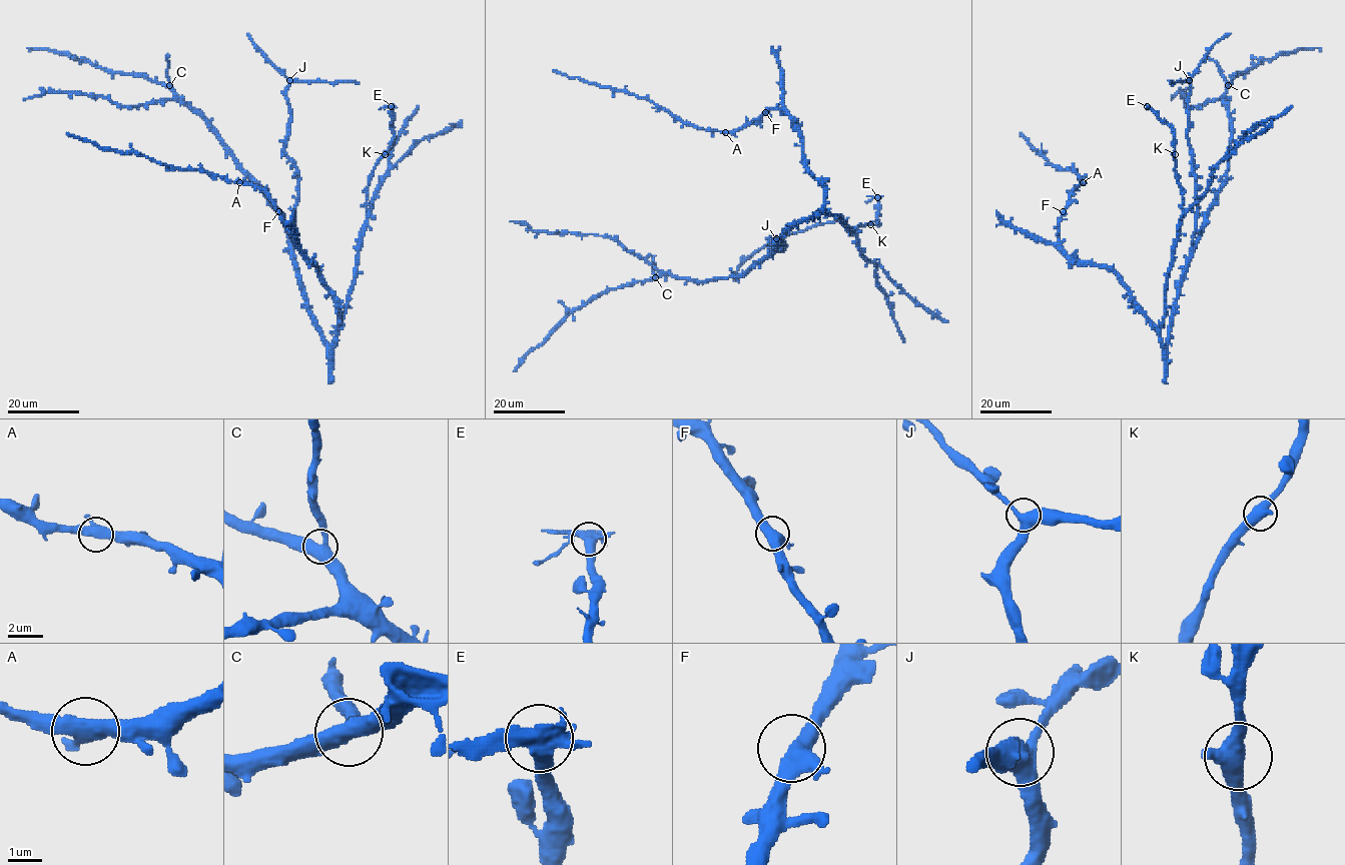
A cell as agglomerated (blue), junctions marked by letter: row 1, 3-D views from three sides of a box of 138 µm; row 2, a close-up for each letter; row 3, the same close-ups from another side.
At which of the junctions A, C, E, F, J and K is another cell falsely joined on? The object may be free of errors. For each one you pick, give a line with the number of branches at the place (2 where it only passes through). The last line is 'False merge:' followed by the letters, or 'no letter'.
E: 3 branches meet
False merge: E

